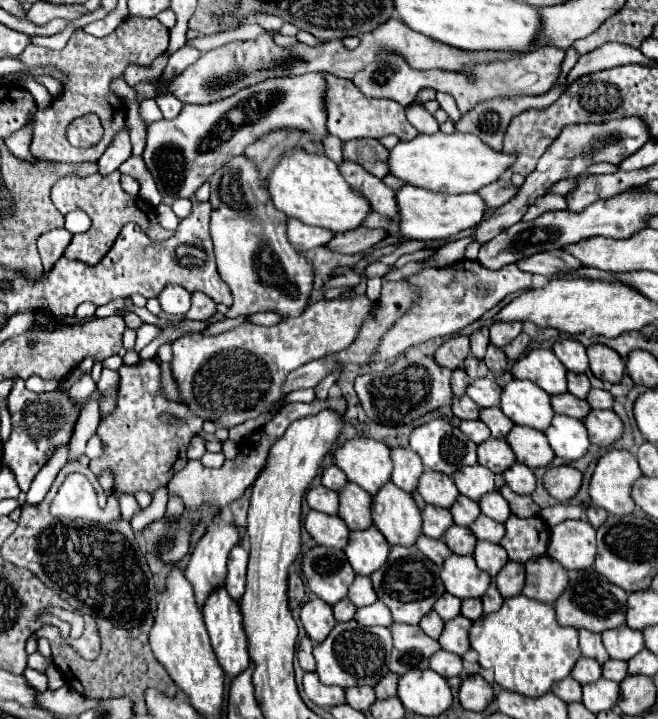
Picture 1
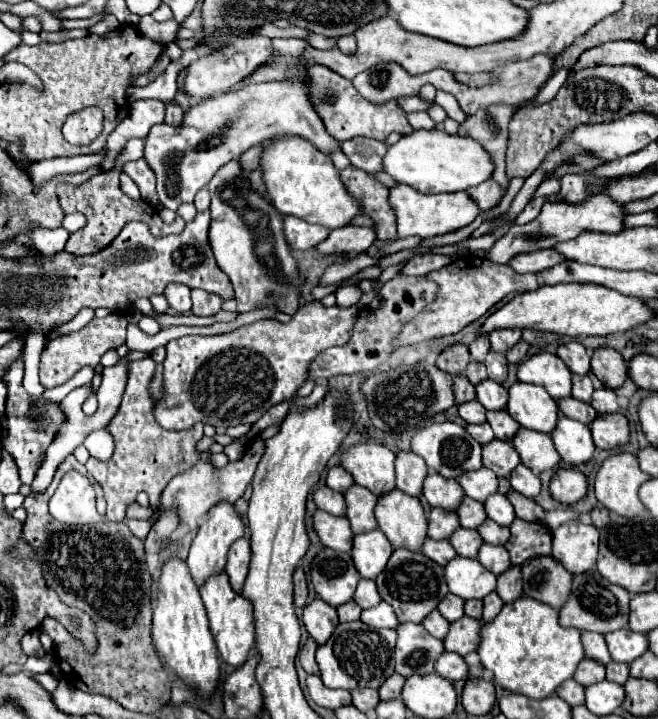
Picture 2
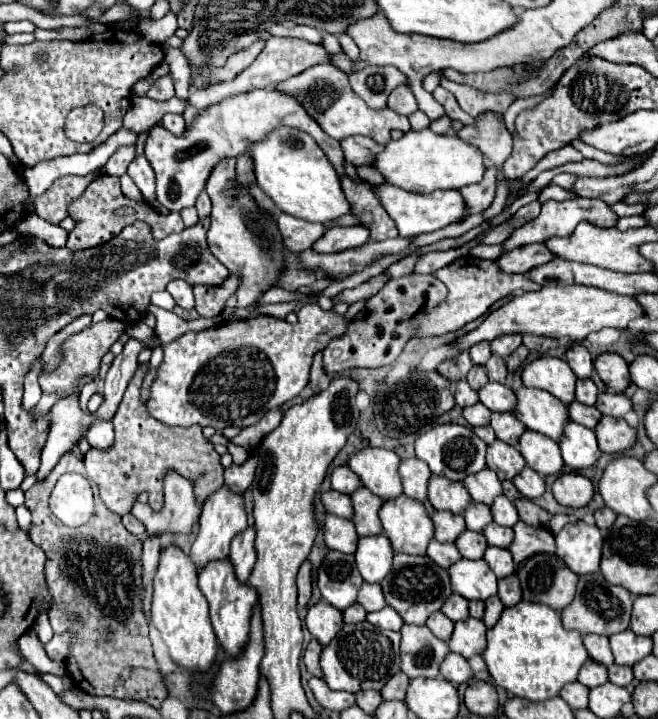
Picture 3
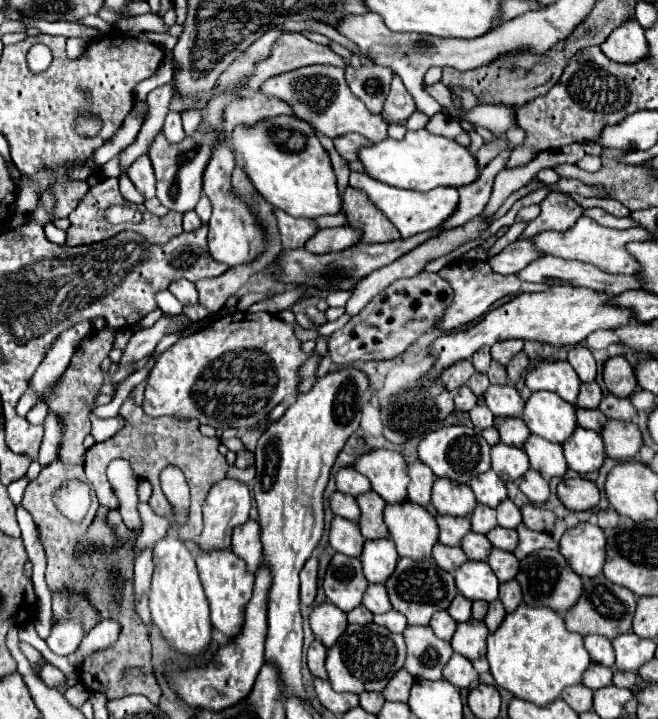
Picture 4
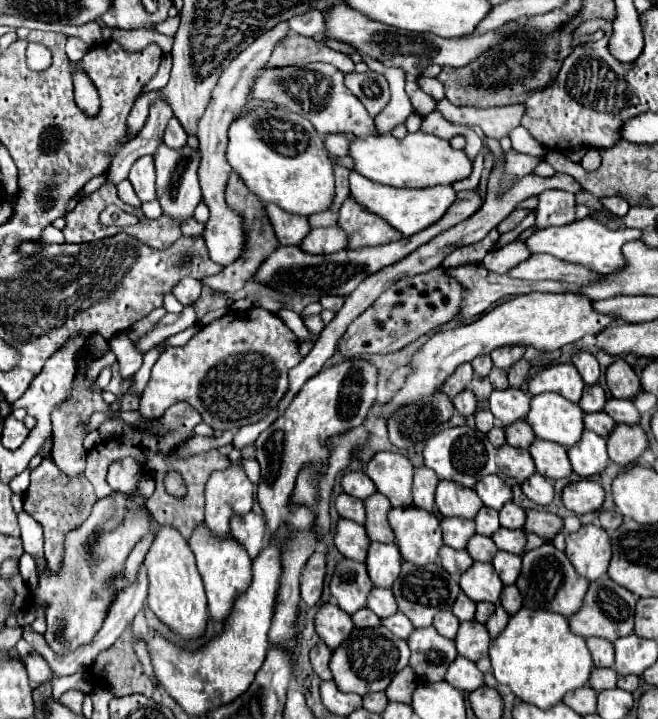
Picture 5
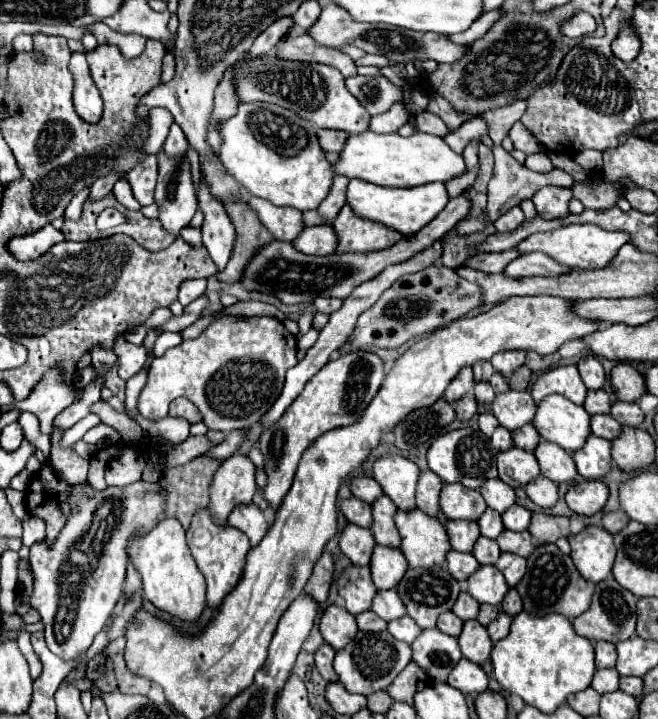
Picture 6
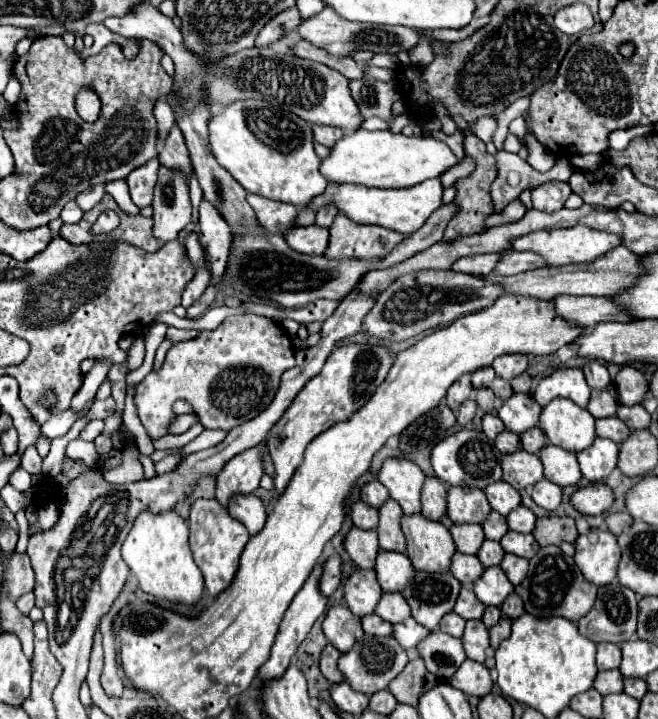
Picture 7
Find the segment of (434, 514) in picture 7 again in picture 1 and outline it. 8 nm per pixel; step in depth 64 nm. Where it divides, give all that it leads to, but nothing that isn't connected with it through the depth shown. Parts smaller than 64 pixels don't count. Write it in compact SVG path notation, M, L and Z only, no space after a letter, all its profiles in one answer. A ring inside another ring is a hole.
M392 448L390 452L392 452L392 464L394 464L390 480L398 488L412 492L418 484L420 474L424 472L420 456L412 448Z

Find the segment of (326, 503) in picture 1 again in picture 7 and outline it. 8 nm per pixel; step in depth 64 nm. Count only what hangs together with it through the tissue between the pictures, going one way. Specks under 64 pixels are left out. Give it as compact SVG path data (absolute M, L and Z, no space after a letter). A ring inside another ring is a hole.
M362 500L350 504L350 518L354 522L354 526L362 528L362 530L372 530L378 524L378 510L364 504Z

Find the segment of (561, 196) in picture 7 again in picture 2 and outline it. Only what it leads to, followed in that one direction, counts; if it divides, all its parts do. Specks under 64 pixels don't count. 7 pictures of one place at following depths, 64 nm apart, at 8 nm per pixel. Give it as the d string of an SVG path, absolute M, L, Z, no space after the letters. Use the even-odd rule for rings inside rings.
M596 194L588 198L584 204L572 206L572 204L544 204L542 212L538 214L536 220L524 226L512 226L502 238L494 242L494 246L486 252L486 260L494 264L508 264L514 256L526 254L526 252L536 252L544 248L554 248L558 242L566 242L576 238L580 232L590 230L590 232L604 232L604 234L618 234L624 230L624 218L628 212L624 210L622 204L616 204L610 196L606 194Z

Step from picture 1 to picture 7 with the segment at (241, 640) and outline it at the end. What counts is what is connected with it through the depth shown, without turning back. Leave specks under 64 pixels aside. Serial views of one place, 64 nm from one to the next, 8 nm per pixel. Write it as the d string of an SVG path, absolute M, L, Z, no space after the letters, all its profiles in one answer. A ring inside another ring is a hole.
M196 500L190 512L190 550L196 564L202 568L206 590L212 598L216 598L224 586L232 584L232 578L238 568L240 554L250 540L248 530L230 518L228 510L224 510L216 500Z

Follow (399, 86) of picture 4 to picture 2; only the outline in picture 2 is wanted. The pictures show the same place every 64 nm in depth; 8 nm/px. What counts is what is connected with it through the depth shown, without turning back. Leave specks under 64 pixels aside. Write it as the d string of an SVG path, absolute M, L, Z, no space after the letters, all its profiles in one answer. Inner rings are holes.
M410 96L410 98L400 98L398 100L398 104L402 106L402 110L404 112L412 112L412 110L428 110L430 108L430 104L428 102L422 102L418 96Z

